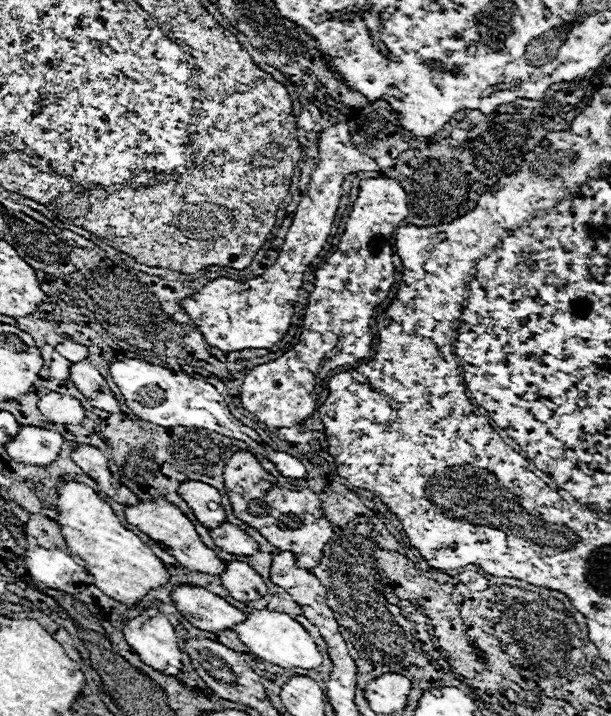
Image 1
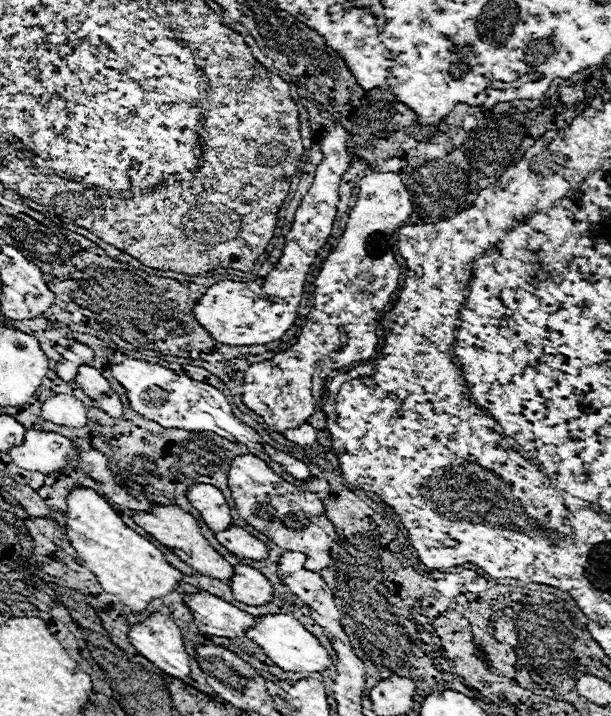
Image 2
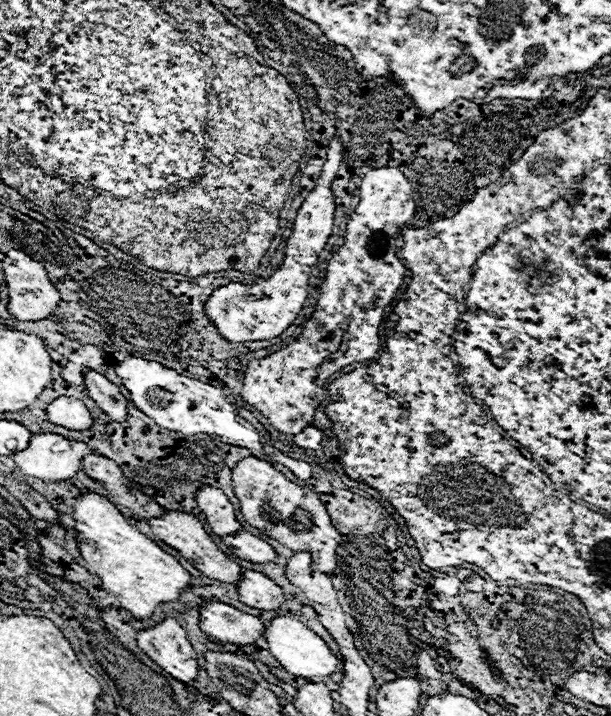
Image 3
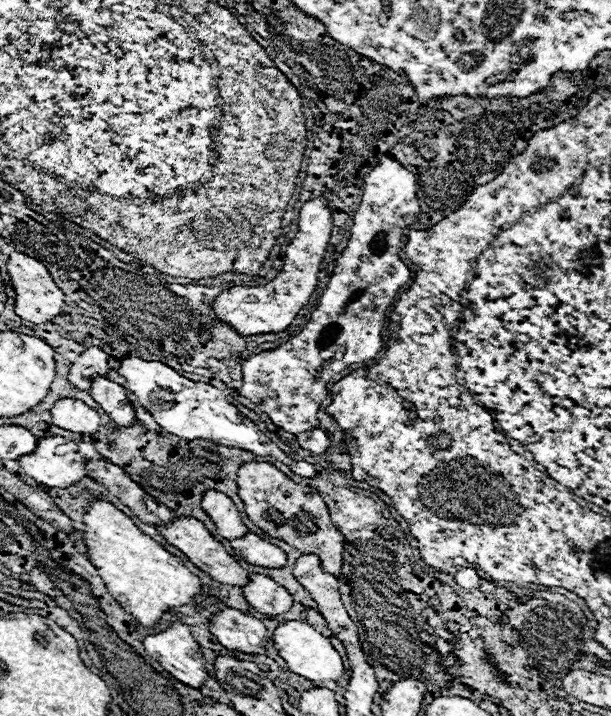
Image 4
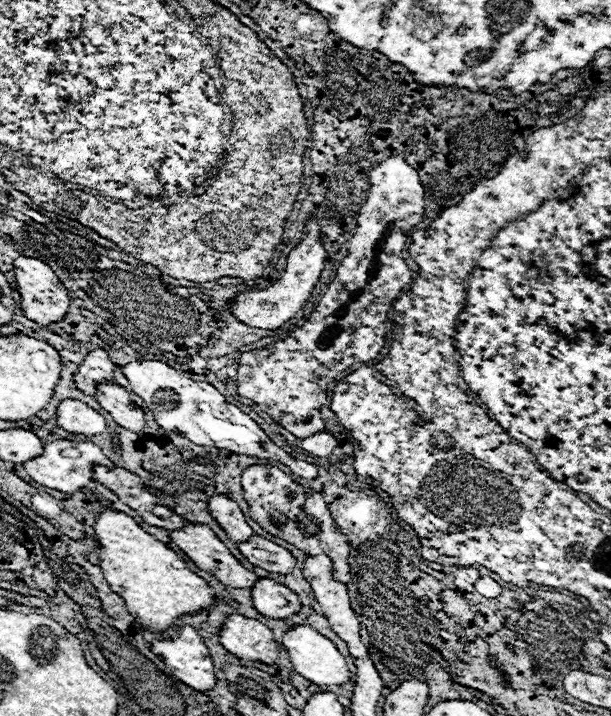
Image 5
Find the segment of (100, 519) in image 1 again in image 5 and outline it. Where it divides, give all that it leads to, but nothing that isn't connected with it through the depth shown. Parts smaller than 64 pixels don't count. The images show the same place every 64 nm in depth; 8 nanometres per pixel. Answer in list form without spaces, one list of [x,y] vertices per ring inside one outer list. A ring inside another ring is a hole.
[[[104,510],[96,520],[96,540],[100,544],[100,568],[112,590],[124,598],[128,612],[138,624],[152,632],[174,630],[174,620],[182,614],[196,614],[214,606],[216,596],[204,578],[188,570],[186,562],[170,550],[164,542],[156,540],[134,518],[124,512]]]

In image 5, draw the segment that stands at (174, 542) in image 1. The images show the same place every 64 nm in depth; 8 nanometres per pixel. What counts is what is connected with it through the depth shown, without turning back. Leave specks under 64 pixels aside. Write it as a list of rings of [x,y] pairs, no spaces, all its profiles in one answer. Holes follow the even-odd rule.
[[[188,524],[188,526],[182,528],[182,530],[170,532],[170,538],[178,544],[180,550],[184,550],[184,552],[188,554],[188,558],[192,558],[192,562],[194,562],[198,568],[202,568],[202,570],[210,572],[212,576],[216,576],[222,584],[232,586],[232,588],[254,588],[258,576],[256,576],[254,572],[246,570],[246,568],[230,554],[230,550],[226,548],[226,544],[224,544],[222,540],[218,540],[216,534],[214,534],[208,526],[204,526],[204,524]]]

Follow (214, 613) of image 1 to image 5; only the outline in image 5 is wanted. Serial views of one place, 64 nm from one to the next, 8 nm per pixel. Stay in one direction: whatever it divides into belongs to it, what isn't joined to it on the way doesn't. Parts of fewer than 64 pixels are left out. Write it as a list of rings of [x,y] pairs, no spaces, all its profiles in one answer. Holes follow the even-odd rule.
[[[240,614],[228,616],[220,630],[220,644],[246,662],[262,662],[268,666],[278,662],[278,642],[274,640],[274,632],[262,622]]]

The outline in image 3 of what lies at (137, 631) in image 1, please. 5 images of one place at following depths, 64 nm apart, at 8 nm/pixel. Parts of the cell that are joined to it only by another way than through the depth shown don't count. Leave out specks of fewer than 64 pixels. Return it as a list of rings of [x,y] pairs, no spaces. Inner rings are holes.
[[[164,618],[158,626],[142,630],[138,634],[138,646],[172,678],[184,684],[198,678],[198,654],[194,658],[194,646],[178,620]]]

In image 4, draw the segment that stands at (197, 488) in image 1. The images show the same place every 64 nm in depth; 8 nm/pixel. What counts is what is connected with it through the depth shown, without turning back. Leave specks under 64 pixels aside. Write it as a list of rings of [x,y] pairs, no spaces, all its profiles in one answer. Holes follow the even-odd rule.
[[[208,490],[202,498],[202,508],[206,510],[206,514],[212,518],[212,522],[216,524],[218,532],[228,538],[228,540],[236,540],[246,536],[250,530],[244,526],[240,512],[236,508],[236,504],[232,504],[232,500],[216,490]]]

